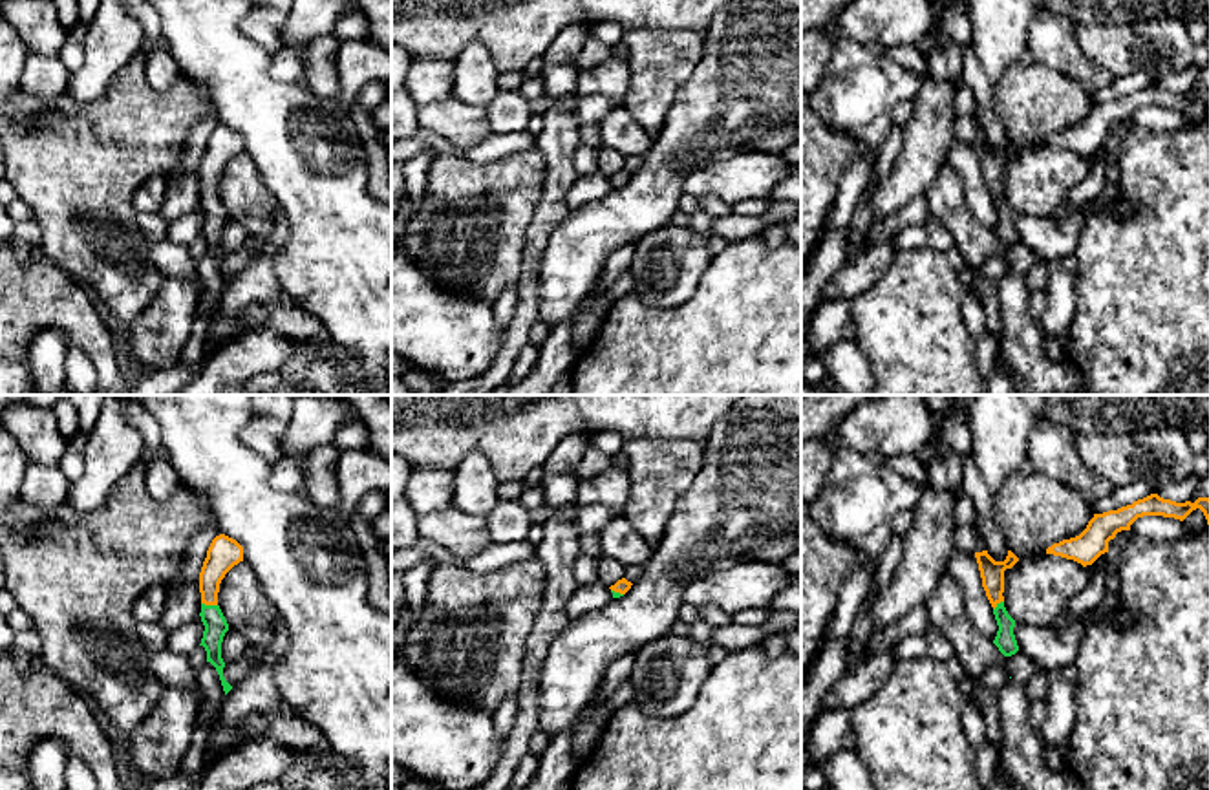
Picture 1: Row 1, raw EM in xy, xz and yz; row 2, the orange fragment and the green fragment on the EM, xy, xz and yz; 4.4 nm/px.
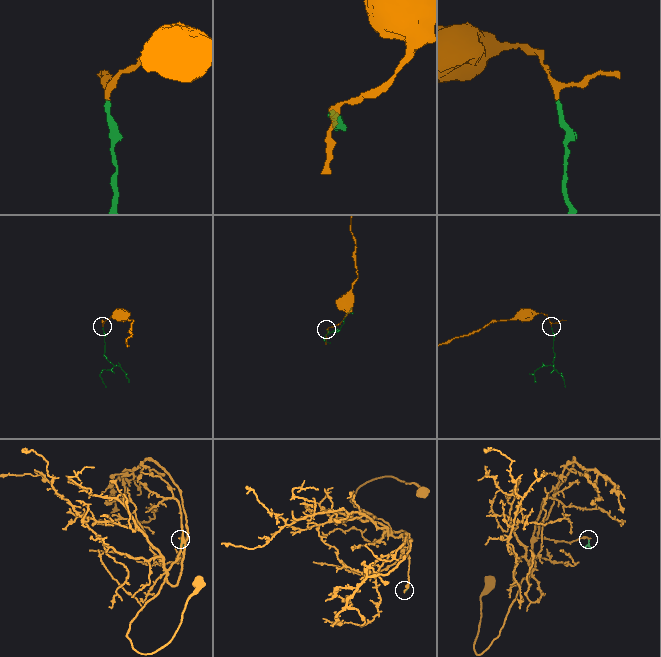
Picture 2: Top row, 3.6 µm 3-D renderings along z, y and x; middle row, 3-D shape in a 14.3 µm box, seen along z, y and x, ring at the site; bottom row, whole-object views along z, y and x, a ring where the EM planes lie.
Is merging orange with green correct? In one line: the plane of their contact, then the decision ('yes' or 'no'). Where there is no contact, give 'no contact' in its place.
contact in xy; yes

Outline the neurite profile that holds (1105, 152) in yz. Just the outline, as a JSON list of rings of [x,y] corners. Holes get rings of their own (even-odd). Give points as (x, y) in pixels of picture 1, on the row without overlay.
[[[1112,143],[1101,144],[1092,155],[1086,155],[1085,159],[1088,166],[1092,166],[1096,159],[1103,159],[1107,163],[1107,181],[1119,179],[1119,168],[1116,165]]]

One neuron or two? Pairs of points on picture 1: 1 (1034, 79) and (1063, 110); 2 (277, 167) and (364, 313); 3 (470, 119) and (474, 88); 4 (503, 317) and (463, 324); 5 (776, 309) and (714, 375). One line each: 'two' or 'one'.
1: one
2: one
3: two
4: two
5: one

